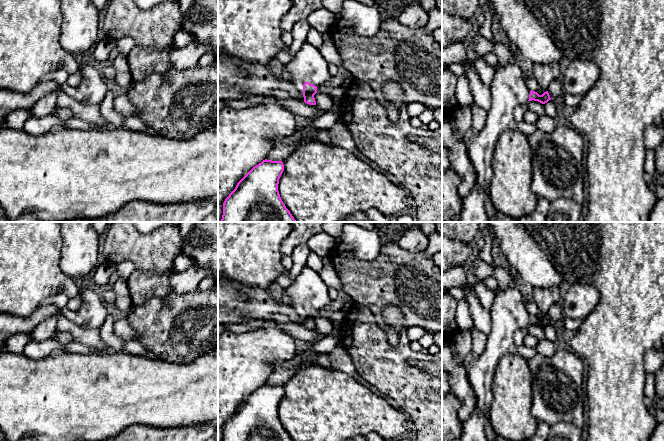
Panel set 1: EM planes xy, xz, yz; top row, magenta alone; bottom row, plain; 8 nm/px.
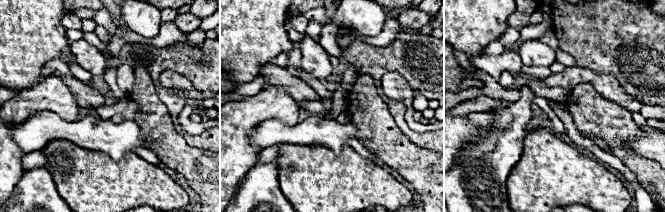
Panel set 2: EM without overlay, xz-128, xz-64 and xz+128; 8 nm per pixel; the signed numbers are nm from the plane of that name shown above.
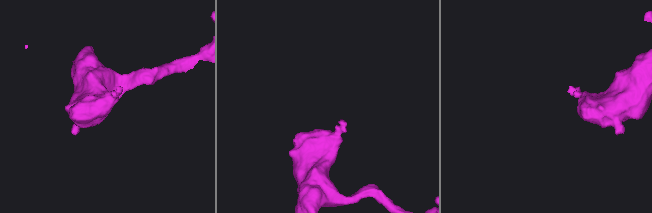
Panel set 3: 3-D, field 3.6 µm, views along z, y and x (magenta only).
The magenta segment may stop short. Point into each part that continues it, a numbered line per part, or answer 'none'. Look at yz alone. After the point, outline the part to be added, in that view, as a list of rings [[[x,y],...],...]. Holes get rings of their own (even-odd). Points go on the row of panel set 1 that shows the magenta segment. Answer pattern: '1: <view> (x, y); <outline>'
1: yz (508, 89); [[[516,62],[509,63],[505,67],[495,66],[495,75],[489,89],[491,107],[487,112],[485,125],[477,134],[470,136],[467,143],[469,159],[476,171],[476,183],[472,191],[463,198],[460,222],[489,222],[484,203],[488,197],[488,190],[493,177],[492,163],[495,145],[504,131],[515,128],[515,107],[527,103],[529,100],[530,90],[526,86],[523,72]]]

